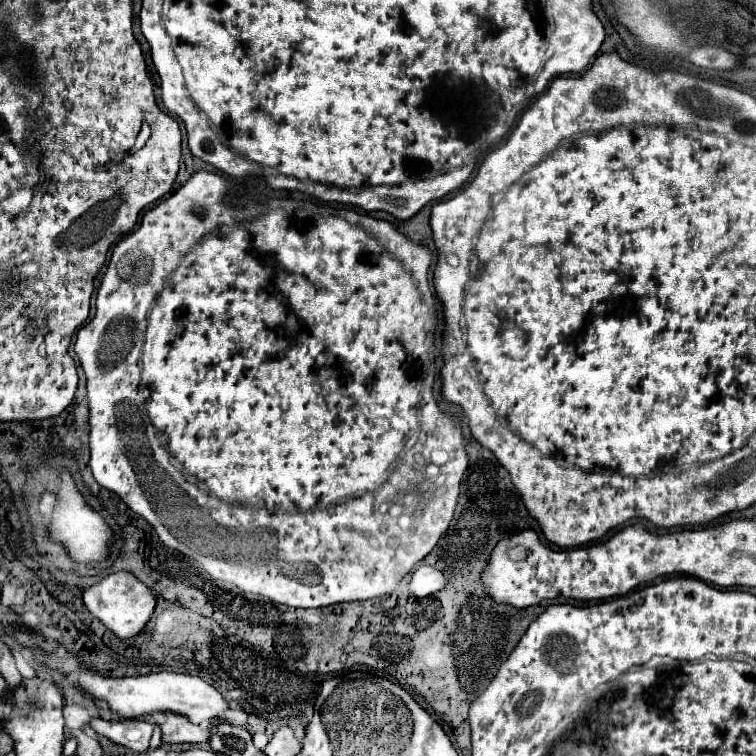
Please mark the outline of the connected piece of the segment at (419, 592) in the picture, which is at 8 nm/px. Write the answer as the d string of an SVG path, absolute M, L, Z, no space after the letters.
M421 565L415 569L413 579L411 579L411 593L417 597L429 597L435 595L443 589L449 587L449 579L443 571L439 571L437 567L429 567L429 565Z

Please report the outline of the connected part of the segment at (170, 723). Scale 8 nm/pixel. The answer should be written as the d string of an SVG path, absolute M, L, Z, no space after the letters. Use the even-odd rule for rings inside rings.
M165 713L165 721L161 723L163 743L205 743L209 741L209 729L201 729L199 725L191 723L185 715L179 713Z

